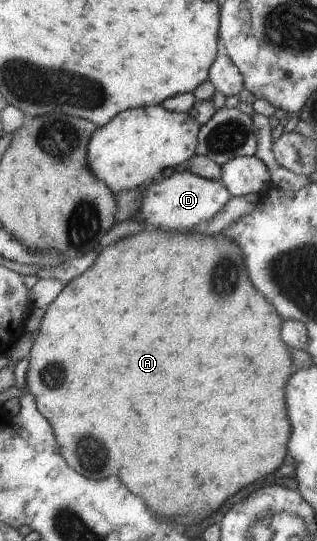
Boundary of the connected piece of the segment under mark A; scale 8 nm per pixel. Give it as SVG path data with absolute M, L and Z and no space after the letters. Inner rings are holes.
M146 227L140 233L136 235L128 235L123 239L120 239L114 245L108 245L102 247L102 251L98 253L98 257L94 259L90 267L86 269L83 273L80 273L78 277L72 279L69 283L64 285L64 289L48 303L48 306L44 309L44 316L42 317L40 327L35 333L34 341L32 341L32 348L30 349L30 354L27 356L28 367L26 368L25 377L25 388L26 393L34 397L35 405L38 412L50 423L50 428L54 433L54 440L56 445L58 445L58 451L60 451L60 456L66 464L76 471L78 475L86 477L86 479L102 479L102 477L108 477L108 475L126 475L128 481L124 481L130 489L130 493L138 495L144 499L146 507L156 511L156 513L174 513L174 515L163 515L164 517L180 518L183 524L198 524L200 521L208 518L210 513L216 512L216 509L222 505L224 499L228 499L230 495L234 495L240 487L252 483L254 479L274 471L284 455L286 455L286 443L288 443L288 435L290 435L290 423L288 423L288 417L286 417L286 407L284 407L284 385L288 381L288 377L296 371L295 367L292 367L292 361L290 359L289 348L280 340L280 317L275 312L274 307L260 295L254 291L248 275L246 273L245 265L242 261L242 253L238 251L238 247L234 245L234 241L230 241L228 237L220 235L220 233L212 235L200 235L200 233L194 233L192 231L184 232L183 234L179 232L171 232L163 229L153 229Z

